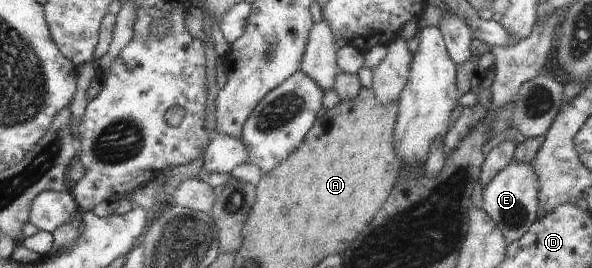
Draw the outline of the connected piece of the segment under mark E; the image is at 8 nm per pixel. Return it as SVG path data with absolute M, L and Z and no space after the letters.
M512 160L511 164L495 175L495 179L485 185L483 189L484 212L497 225L507 244L519 241L538 218L537 191L539 191L537 173L533 171L531 163L523 163L523 161L515 163Z

